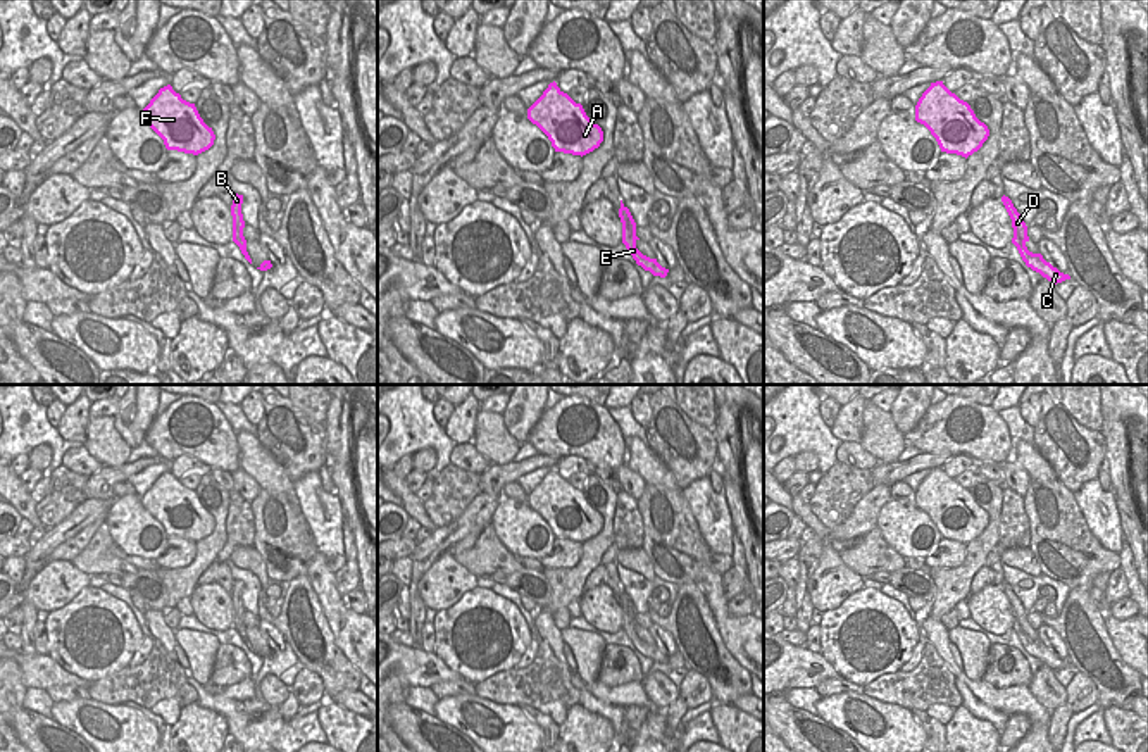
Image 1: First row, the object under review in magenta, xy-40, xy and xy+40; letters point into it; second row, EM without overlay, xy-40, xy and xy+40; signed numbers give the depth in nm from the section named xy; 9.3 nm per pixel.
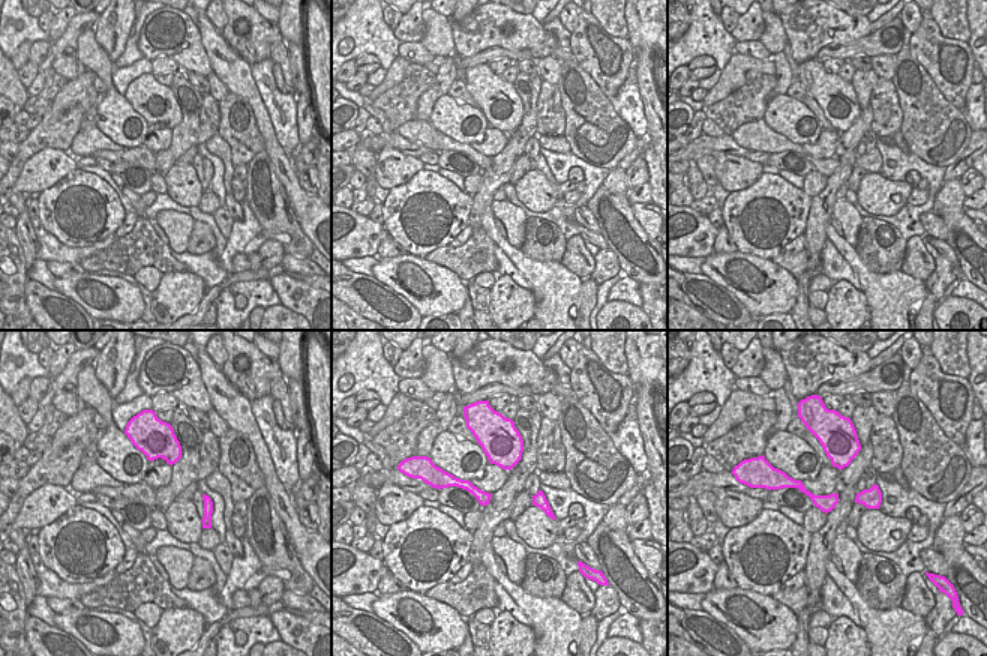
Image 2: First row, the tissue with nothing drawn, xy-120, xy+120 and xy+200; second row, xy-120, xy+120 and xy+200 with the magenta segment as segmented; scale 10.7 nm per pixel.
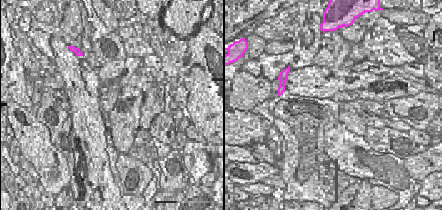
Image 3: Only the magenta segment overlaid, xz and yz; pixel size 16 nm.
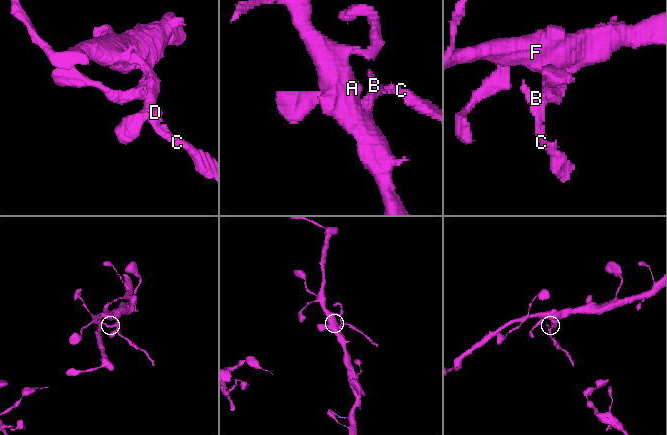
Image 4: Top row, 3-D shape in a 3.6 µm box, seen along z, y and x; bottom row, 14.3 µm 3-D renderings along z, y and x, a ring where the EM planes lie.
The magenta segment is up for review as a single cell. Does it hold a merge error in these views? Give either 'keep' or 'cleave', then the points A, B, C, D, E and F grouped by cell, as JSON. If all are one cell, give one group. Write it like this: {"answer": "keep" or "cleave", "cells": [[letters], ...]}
{"answer": "cleave", "cells": [["A", "B", "D", "F"], ["C", "E"]]}

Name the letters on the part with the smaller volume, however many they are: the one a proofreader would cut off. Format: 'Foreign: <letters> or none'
Foreign: C, E

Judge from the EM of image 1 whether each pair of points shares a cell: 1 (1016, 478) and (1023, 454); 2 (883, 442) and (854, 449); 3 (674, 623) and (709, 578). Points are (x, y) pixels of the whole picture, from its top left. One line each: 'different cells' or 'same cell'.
1: different cells
2: different cells
3: different cells

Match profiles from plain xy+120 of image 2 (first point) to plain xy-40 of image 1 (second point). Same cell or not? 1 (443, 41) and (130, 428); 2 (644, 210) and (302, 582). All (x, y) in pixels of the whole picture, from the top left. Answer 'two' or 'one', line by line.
1: two
2: two

